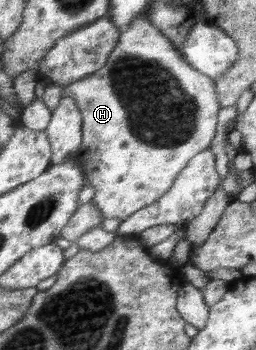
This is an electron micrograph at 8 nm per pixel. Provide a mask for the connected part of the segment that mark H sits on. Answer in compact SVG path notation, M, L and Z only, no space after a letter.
M144 16L138 17L137 20L130 23L129 27L124 28L124 31L120 34L118 43L116 43L116 47L112 49L112 53L110 53L104 67L101 67L98 71L92 73L92 75L70 83L70 85L62 86L63 97L72 97L74 103L76 103L76 107L82 113L81 144L75 157L84 166L85 173L88 174L89 184L95 190L94 198L91 201L101 210L105 219L120 218L123 221L148 205L154 204L154 201L160 200L173 187L174 180L177 179L182 169L186 167L186 164L194 156L197 156L198 153L204 152L205 149L211 147L212 139L216 135L216 127L218 127L218 111L221 108L215 85L216 83L213 81L213 78L196 69L192 69L186 63L185 58L181 56L181 52L170 41L170 38L166 37L161 32L161 29L158 29L158 26L155 26Z

